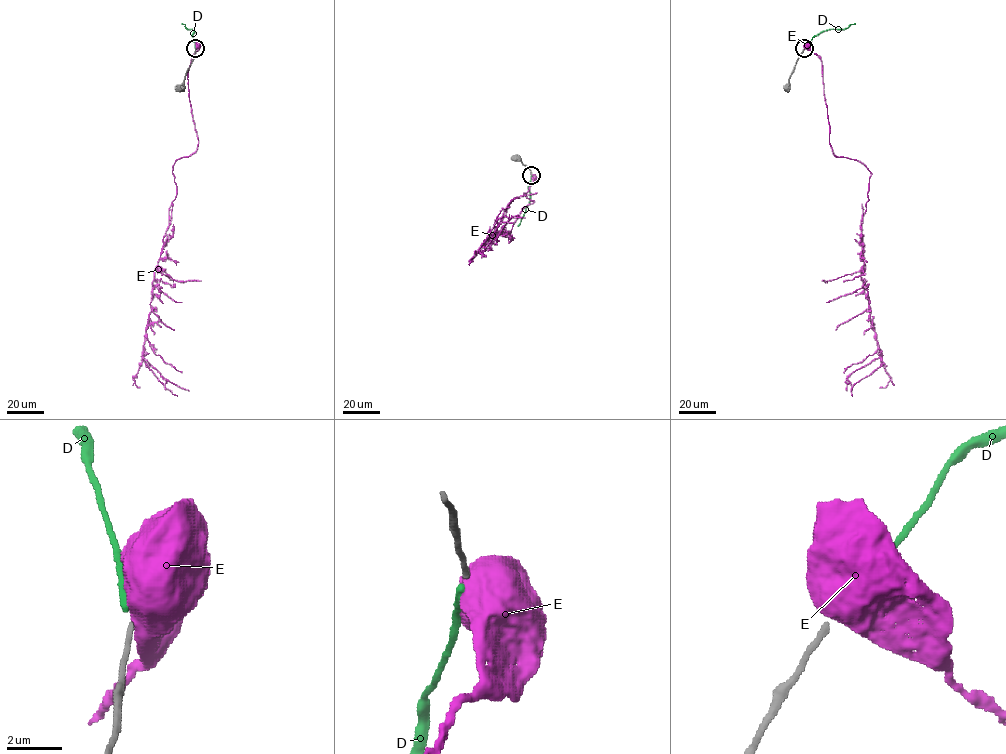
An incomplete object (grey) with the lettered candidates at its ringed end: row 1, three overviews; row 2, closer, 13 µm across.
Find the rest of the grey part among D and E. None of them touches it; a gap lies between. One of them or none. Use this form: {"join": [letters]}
{"join": ["D"]}

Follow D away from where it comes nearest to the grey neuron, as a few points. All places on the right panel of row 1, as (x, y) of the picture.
D: (805, 48), (823, 31), (844, 29), (855, 23)

